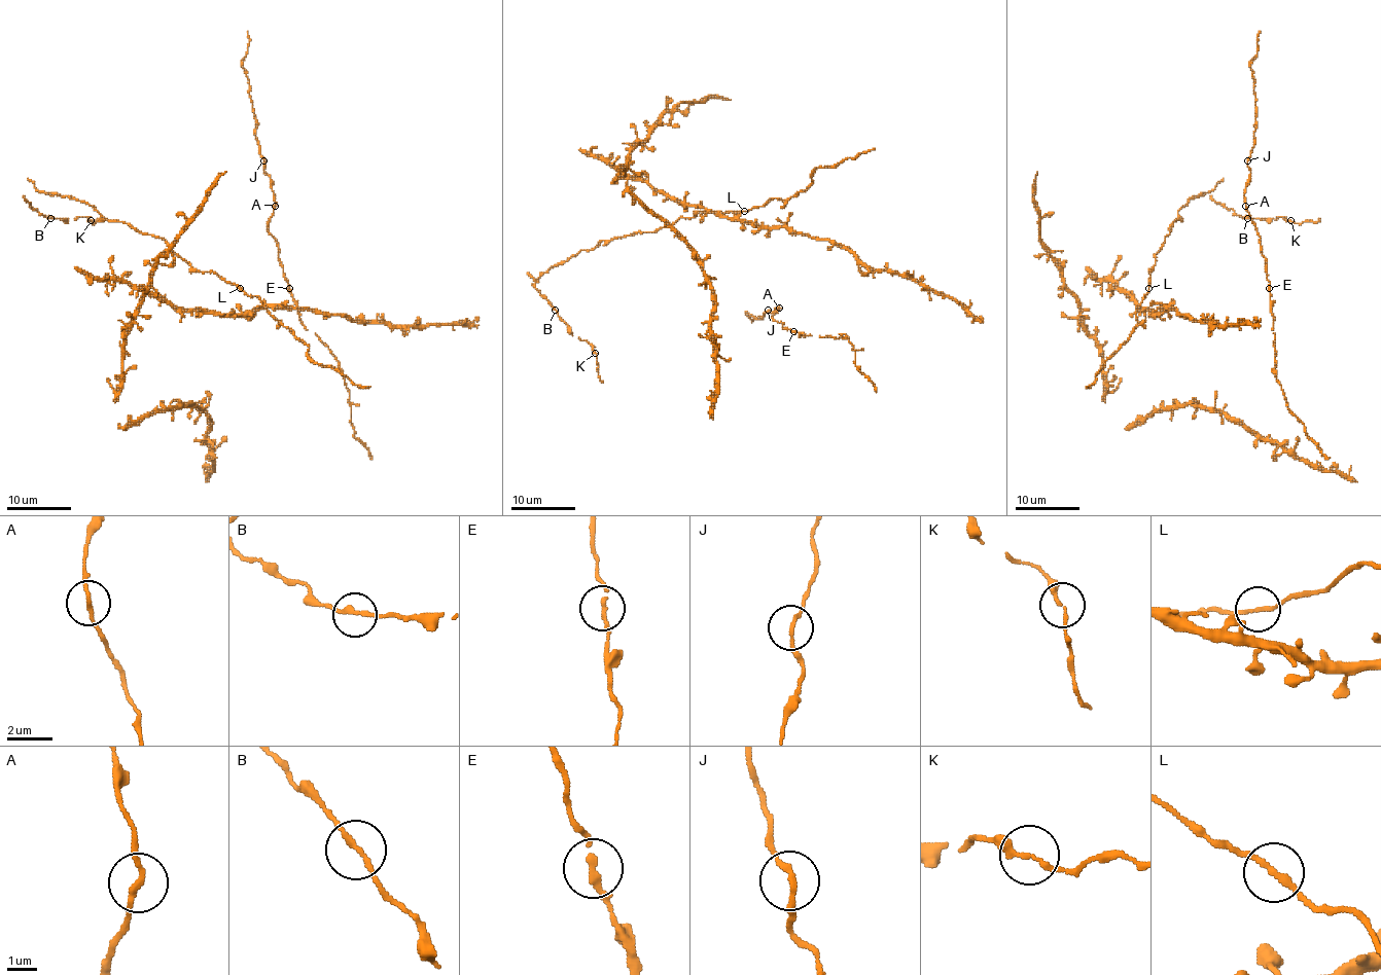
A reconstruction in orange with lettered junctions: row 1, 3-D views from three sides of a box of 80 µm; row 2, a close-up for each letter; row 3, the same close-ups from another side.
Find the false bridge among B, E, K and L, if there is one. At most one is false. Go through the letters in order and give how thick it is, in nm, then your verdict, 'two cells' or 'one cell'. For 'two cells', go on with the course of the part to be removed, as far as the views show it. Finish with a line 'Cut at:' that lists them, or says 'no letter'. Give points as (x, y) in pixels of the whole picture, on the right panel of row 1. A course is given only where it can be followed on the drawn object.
B: 190 nm thick; one cell
E: 180 nm thick; one cell
K: 180 nm thick; one cell
L: 190 nm thick; one cell
Cut at: no letter

